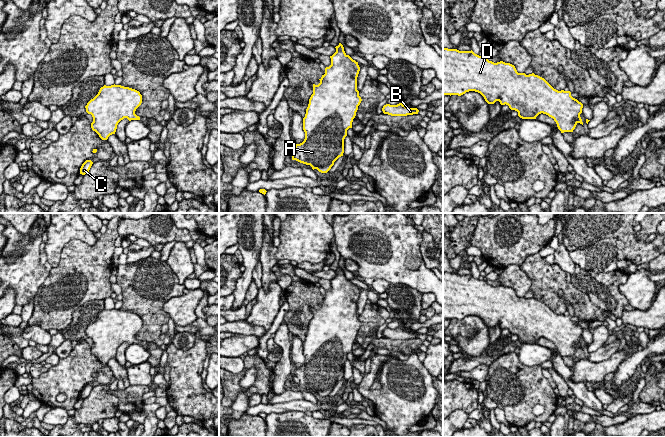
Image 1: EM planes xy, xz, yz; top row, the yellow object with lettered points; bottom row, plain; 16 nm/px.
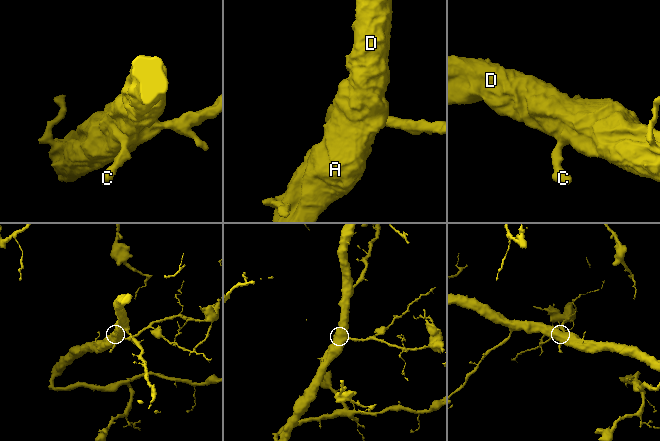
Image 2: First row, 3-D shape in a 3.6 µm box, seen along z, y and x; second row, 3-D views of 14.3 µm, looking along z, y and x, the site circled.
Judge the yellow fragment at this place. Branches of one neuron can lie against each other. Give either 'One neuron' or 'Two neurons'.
One neuron

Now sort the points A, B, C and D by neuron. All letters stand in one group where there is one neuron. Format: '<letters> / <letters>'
A B C D

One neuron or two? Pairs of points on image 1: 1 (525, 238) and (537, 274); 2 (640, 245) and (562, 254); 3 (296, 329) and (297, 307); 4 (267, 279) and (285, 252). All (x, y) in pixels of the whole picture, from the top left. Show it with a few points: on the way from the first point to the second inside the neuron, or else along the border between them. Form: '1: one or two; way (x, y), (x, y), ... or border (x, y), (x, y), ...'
1: two; border (538, 252), (529, 255), (520, 266)
2: two; border (562, 241), (569, 251)
3: one; way (297, 324), (297, 312)
4: two; border (276, 247), (275, 258), (277, 260)

